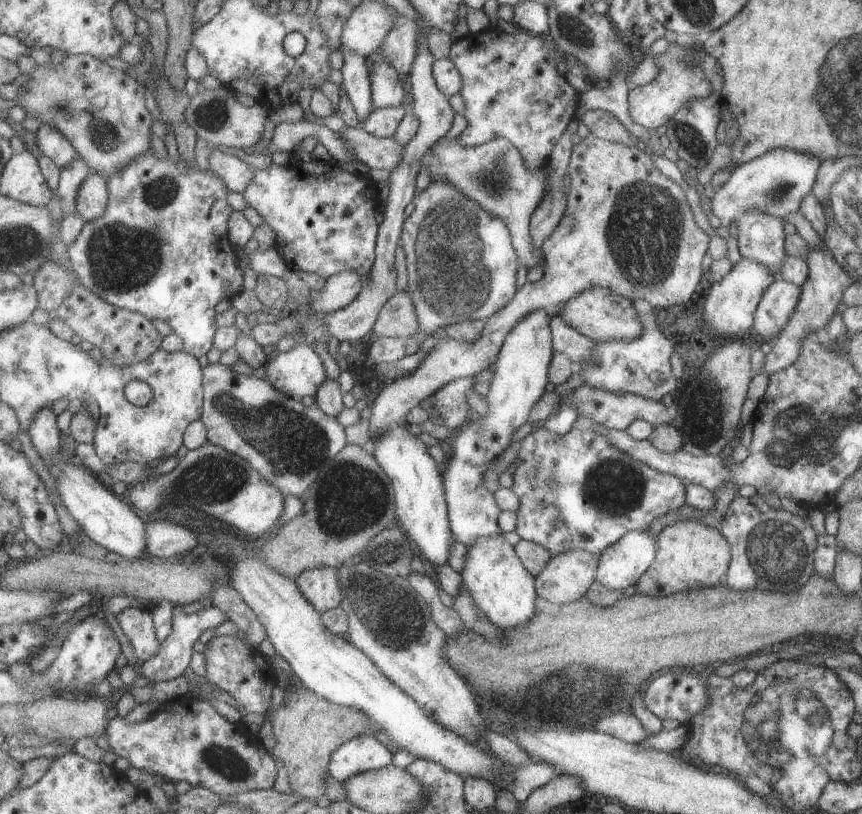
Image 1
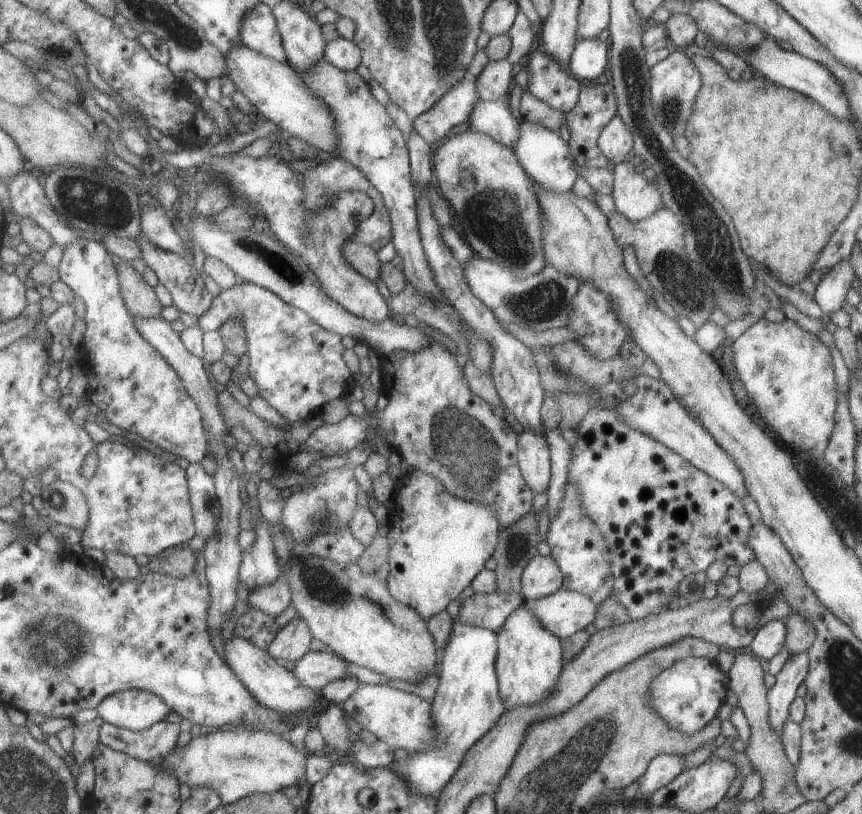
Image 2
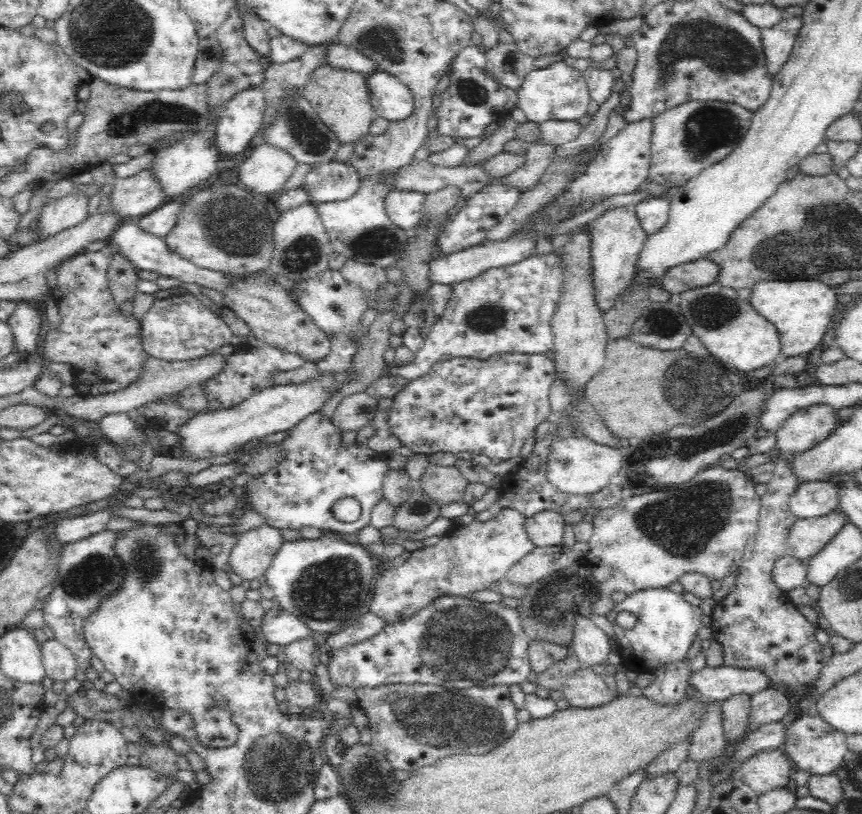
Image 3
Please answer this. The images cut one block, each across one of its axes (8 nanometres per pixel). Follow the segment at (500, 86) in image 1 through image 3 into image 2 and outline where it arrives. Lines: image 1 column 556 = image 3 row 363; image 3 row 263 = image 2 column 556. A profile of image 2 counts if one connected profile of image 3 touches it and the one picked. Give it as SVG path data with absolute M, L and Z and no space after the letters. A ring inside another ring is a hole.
M535 50L525 63L529 74L527 90L552 108L567 114L580 100L581 82L568 67L549 57L547 52Z

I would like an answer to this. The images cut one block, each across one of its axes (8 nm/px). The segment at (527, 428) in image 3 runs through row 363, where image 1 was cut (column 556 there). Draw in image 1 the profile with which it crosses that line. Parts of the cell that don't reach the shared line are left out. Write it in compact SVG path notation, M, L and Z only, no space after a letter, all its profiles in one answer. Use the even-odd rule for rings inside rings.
M580 414L576 425L565 436L543 426L533 430L520 442L511 488L521 500L515 530L521 539L542 544L553 555L581 549L603 553L625 533L646 530L654 518L683 506L685 488L677 476L637 462L631 455L613 446L608 436L601 434L603 429L591 416Z

